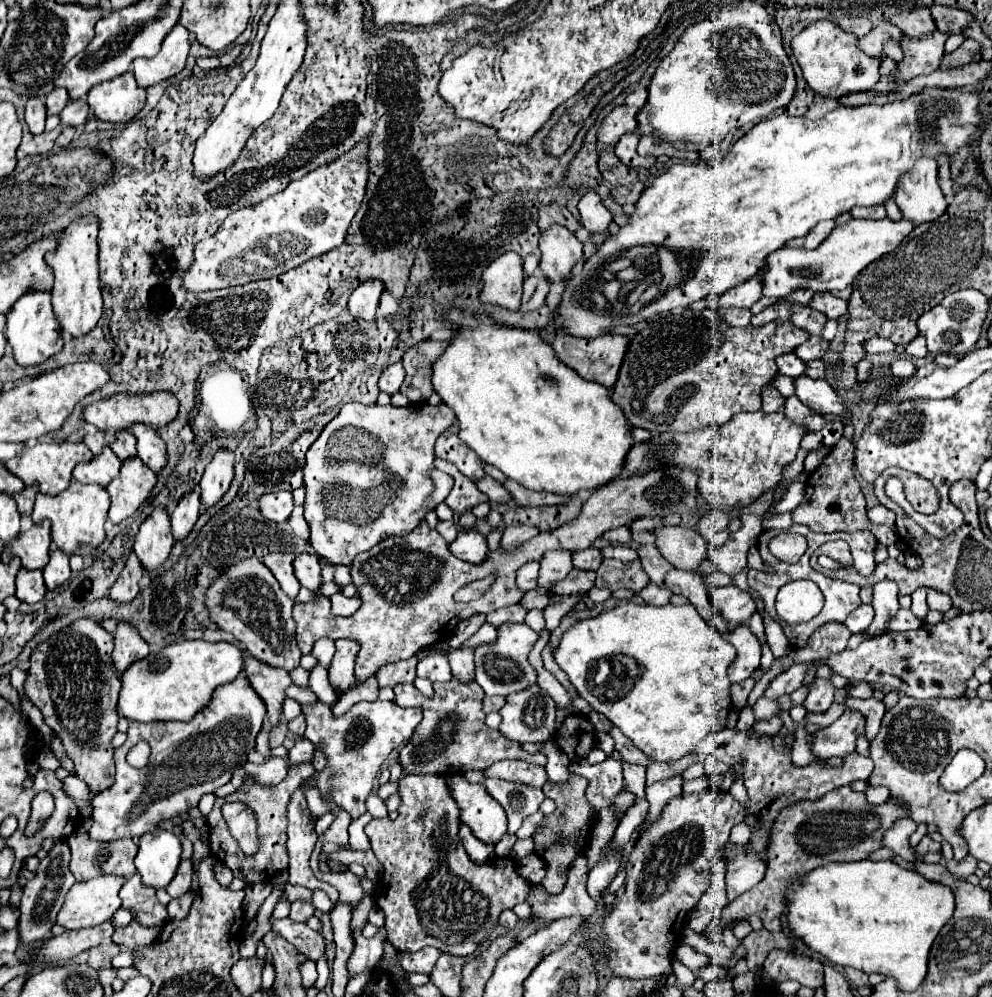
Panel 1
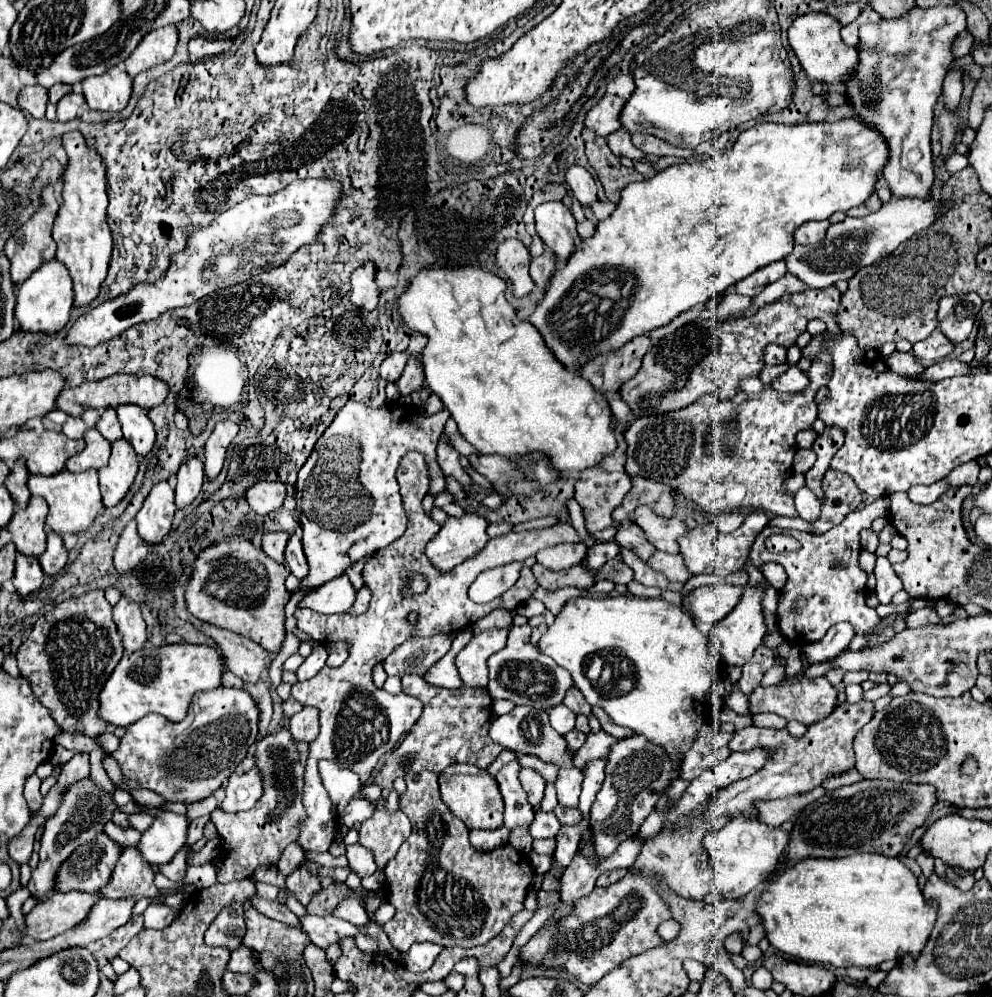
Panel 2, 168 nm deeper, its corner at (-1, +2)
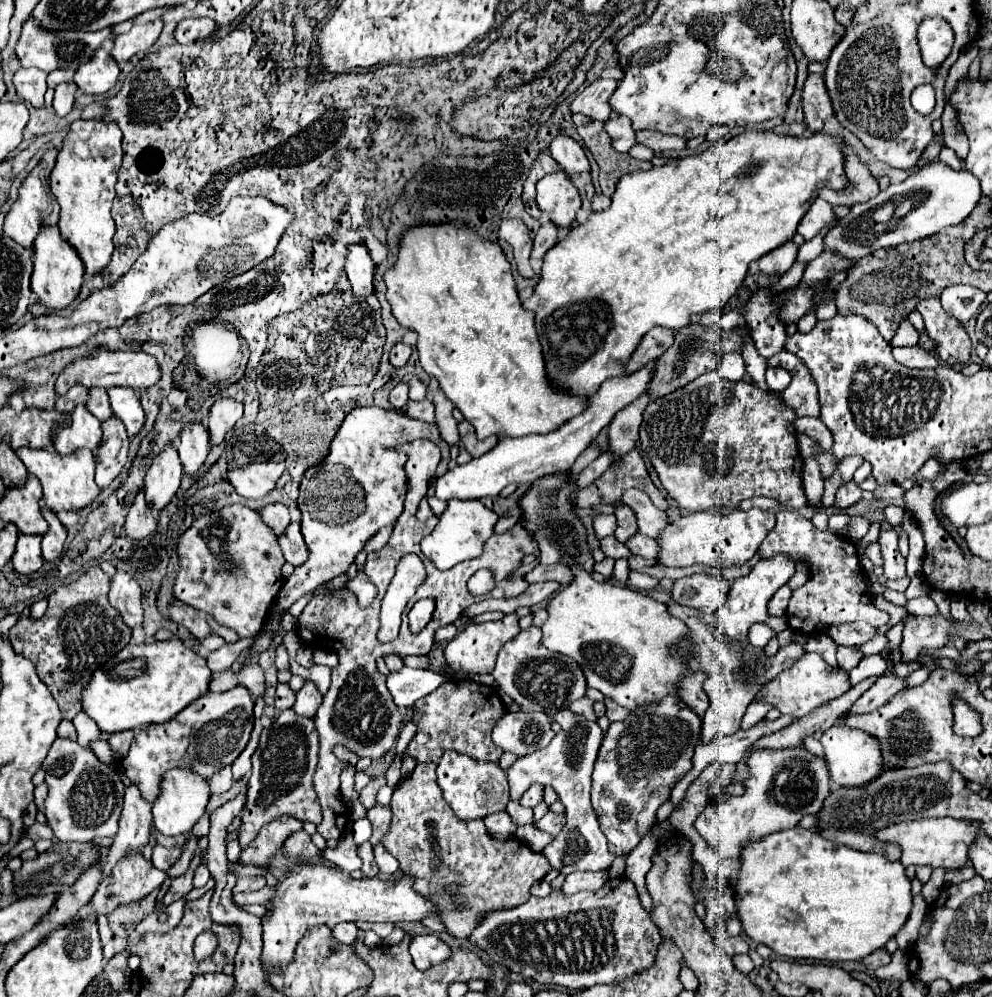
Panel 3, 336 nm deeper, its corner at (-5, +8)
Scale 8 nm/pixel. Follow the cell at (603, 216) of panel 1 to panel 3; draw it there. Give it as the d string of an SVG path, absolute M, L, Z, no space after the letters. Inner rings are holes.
M557 135L551 141L549 151L551 151L551 155L555 157L555 161L561 165L561 169L567 175L589 173L591 171L591 165L589 165L589 159L587 159L583 147L575 139L571 139L571 137Z

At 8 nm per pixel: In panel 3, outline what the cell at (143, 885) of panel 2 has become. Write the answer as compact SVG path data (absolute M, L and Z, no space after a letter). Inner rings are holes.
M129 785L125 789L123 813L119 819L119 831L115 835L115 843L109 847L109 855L105 857L105 877L113 871L113 865L127 857L131 851L143 851L149 843L149 827L151 827L151 803L143 801L139 789Z

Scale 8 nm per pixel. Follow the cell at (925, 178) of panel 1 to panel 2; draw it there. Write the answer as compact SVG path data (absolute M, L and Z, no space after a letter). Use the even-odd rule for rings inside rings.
M935 5L935 7L913 7L905 15L897 19L881 19L877 23L861 25L859 29L859 65L855 73L843 83L845 95L855 111L855 117L859 117L869 127L877 129L881 137L885 139L889 147L889 159L883 167L883 175L897 197L929 197L931 185L933 185L933 155L931 155L931 127L935 117L935 103L941 95L941 83L945 73L949 71L951 63L955 61L955 55L951 51L951 45L955 37L965 31L965 11L957 5ZM911 149L919 149L921 159L917 163L911 163L907 159L907 153Z

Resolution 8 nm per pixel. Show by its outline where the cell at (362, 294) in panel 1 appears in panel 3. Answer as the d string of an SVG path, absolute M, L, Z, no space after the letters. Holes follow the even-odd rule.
M351 245L345 261L345 273L353 287L353 293L359 297L367 297L375 291L373 279L375 279L375 263L369 255L369 249L365 245Z

